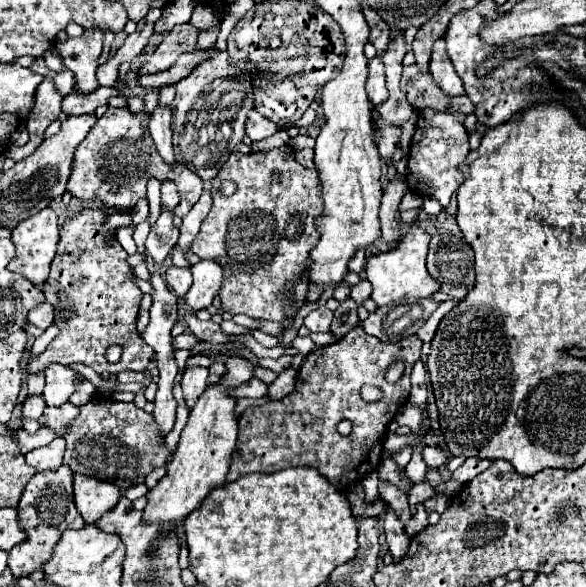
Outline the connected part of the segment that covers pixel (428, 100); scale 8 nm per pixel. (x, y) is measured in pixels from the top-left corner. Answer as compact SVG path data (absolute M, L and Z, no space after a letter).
M416 65L404 67L400 87L402 87L402 93L408 97L410 105L414 105L418 109L432 107L432 109L444 111L444 113L458 113L458 111L462 111L466 115L474 113L474 105L472 105L472 101L468 101L466 95L448 97L432 81L430 71L424 73Z

